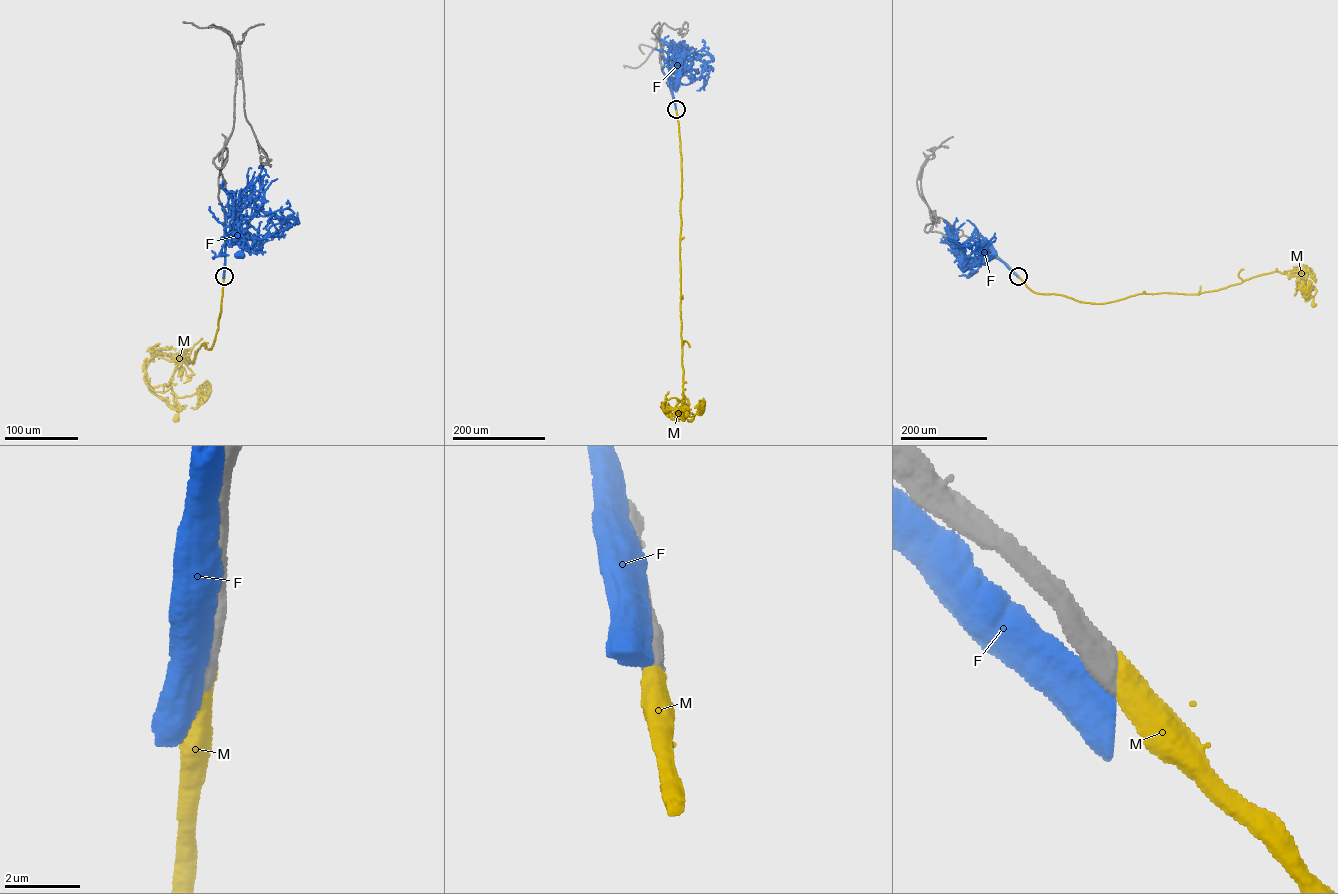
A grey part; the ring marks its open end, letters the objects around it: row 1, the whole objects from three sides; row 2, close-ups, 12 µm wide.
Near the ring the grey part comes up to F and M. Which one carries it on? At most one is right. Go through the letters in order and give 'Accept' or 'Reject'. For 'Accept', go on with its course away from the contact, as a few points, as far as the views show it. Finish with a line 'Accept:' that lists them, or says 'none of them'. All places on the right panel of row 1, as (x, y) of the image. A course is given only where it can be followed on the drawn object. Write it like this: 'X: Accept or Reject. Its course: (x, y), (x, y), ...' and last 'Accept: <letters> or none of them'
F: Reject
M: Accept. Its course: (1018, 276), (1035, 292), (1103, 303), (1143, 293), (1216, 290), (1278, 271), (1314, 287), (1313, 305)
Accept: M

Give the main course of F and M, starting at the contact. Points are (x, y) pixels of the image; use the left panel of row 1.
F: (224, 276), (225, 232), (233, 242), (241, 241), (242, 235), (245, 238), (239, 254)
M: (224, 276), (211, 348), (201, 344), (188, 363), (184, 350), (181, 365), (167, 385), (177, 404), (176, 419)

